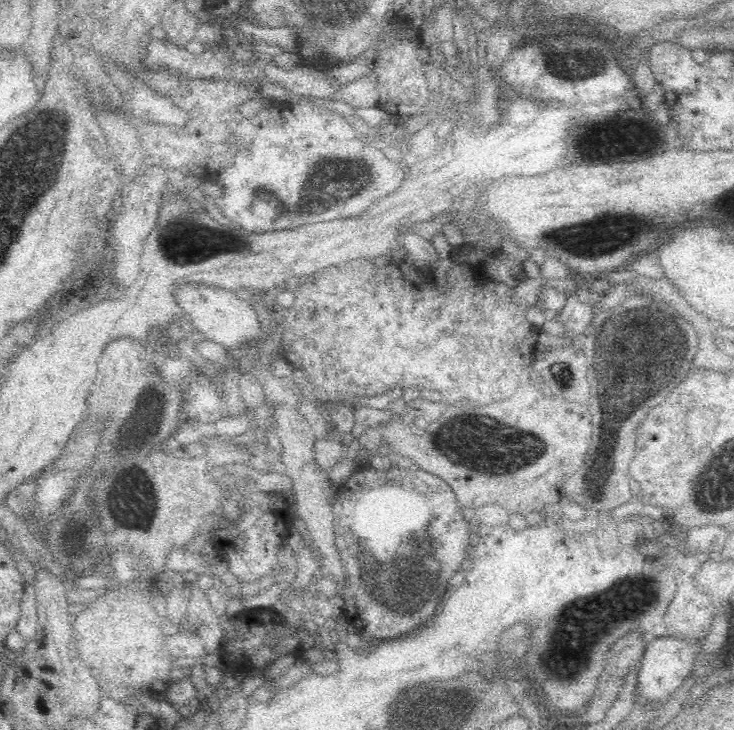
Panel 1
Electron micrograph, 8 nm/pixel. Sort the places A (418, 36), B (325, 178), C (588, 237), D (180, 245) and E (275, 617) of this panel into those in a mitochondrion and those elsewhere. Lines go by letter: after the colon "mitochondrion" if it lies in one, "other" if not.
A: other
B: mitochondrion
C: mitochondrion
D: mitochondrion
E: other

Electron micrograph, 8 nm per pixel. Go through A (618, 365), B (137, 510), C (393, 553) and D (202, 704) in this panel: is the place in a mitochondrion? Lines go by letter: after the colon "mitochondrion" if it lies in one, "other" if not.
A: mitochondrion
B: mitochondrion
C: mitochondrion
D: other

